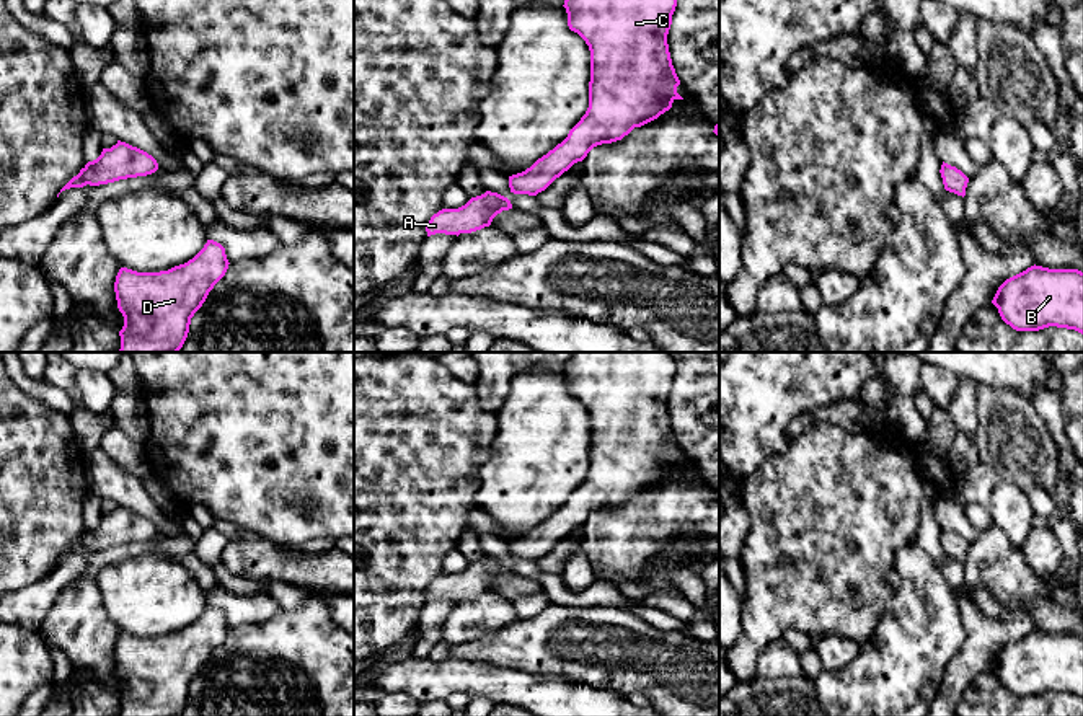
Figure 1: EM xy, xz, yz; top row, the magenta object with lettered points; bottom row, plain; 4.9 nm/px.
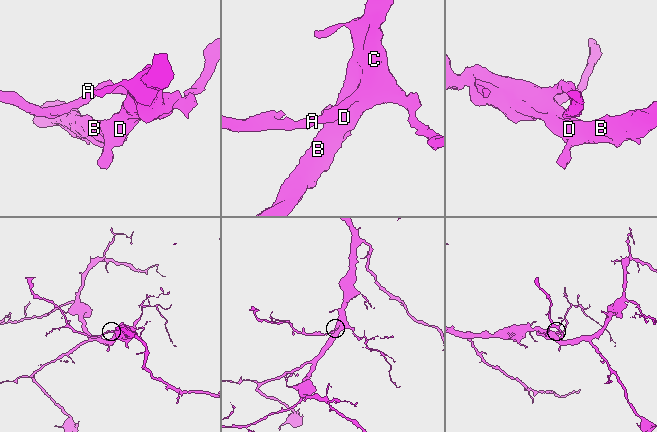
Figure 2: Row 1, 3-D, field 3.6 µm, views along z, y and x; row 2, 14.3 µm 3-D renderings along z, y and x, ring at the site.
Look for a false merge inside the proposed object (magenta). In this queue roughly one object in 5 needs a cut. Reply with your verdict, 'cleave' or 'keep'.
keep

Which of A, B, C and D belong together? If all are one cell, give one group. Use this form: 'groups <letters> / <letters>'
groups A B C D

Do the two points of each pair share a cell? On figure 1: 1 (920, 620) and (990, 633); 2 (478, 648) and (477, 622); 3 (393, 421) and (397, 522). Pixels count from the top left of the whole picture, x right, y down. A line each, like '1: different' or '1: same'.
1: different
2: different
3: same

